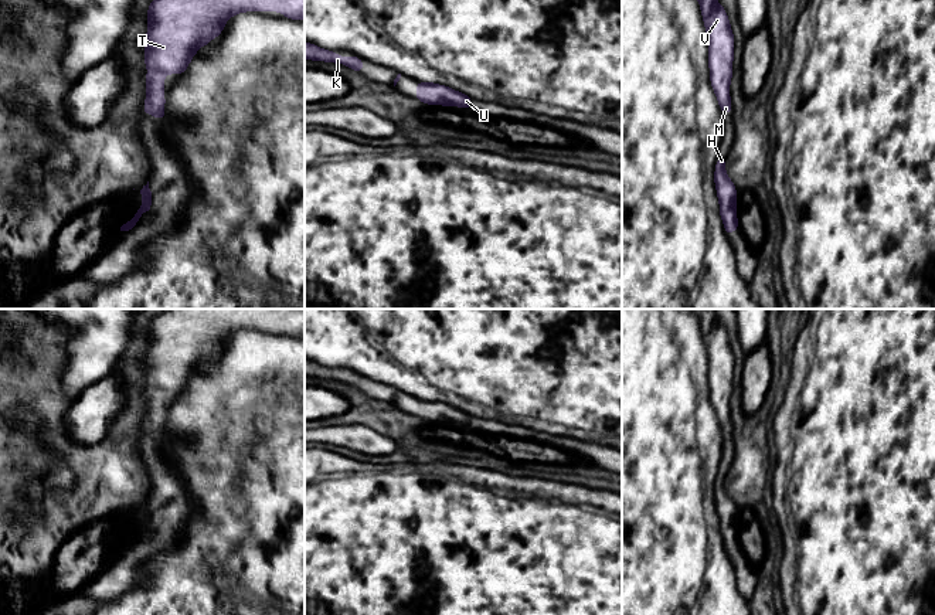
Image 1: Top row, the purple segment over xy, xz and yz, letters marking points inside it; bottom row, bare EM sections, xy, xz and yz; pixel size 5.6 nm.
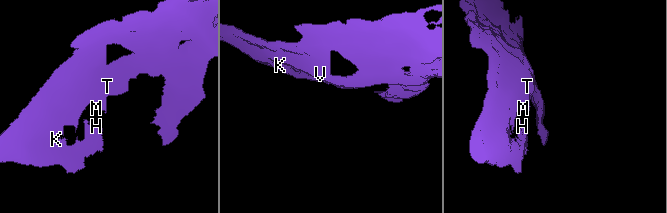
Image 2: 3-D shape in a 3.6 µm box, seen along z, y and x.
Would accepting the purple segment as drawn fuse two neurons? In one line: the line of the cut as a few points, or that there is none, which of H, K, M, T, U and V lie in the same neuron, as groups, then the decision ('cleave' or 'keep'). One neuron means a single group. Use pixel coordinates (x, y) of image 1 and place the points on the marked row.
no cut; H K M T U V; keep

